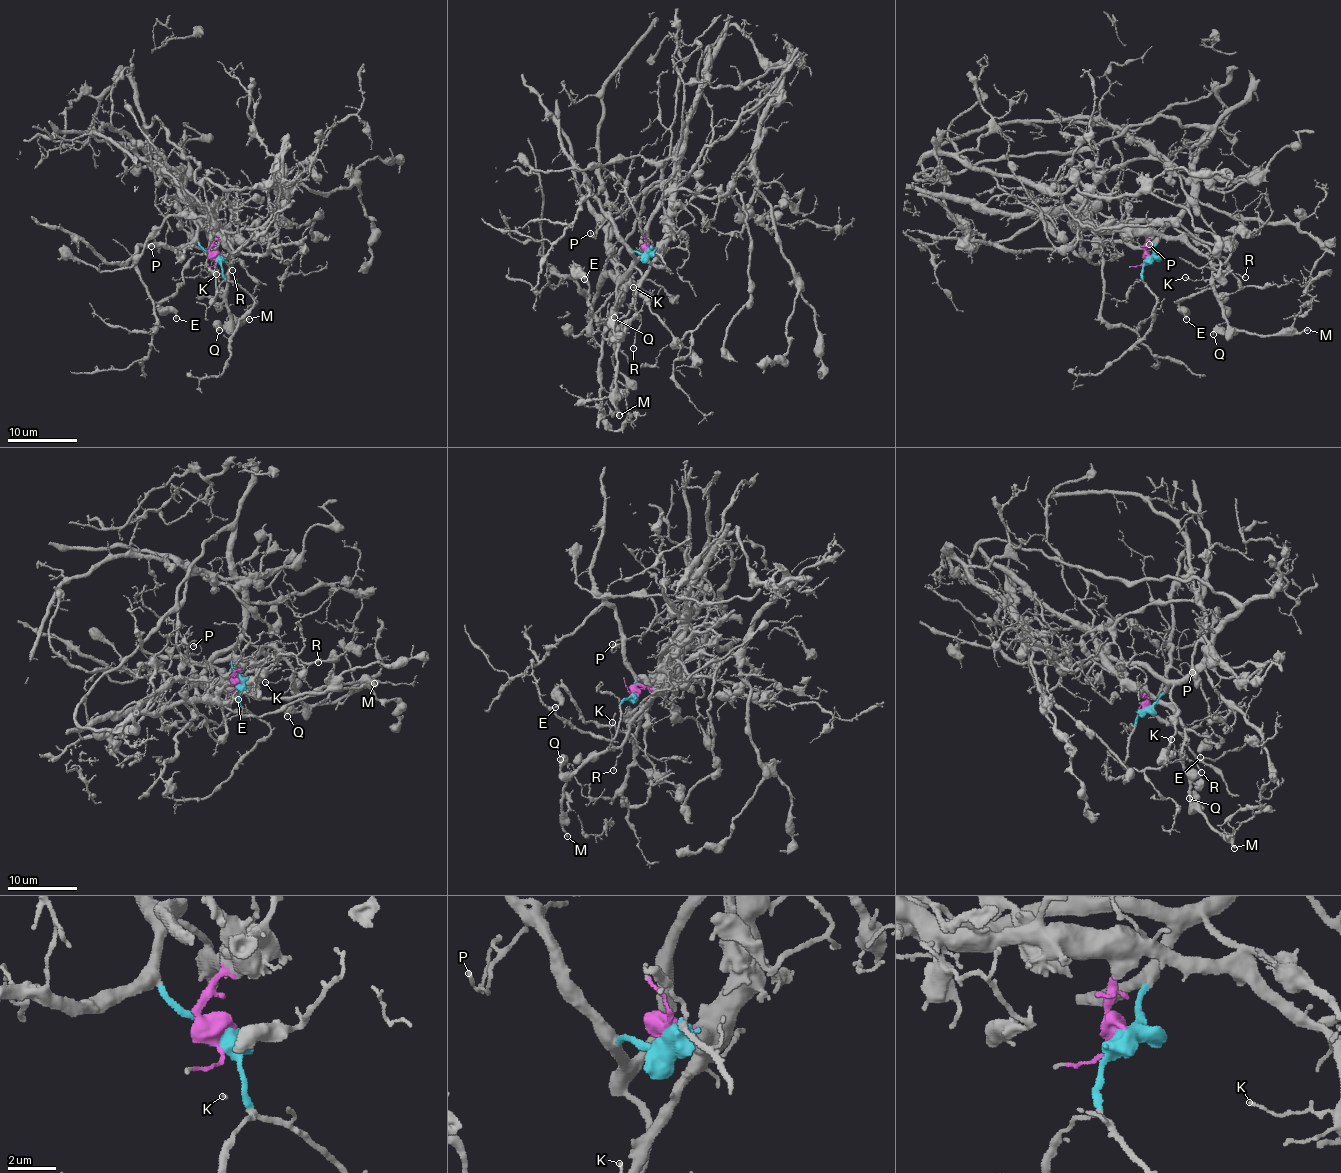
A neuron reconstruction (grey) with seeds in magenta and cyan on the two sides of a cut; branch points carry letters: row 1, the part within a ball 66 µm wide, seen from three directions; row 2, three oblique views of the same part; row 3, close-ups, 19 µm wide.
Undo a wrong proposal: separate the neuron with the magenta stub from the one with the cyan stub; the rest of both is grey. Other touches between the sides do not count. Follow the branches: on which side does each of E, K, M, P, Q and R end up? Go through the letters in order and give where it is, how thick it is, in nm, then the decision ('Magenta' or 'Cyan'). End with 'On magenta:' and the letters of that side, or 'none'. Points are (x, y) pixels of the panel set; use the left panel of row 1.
E: Place: (176, 318). Thickness 190 nm. Magenta
K: Place: (216, 274). Thickness 100 nm. Magenta
M: Place: (249, 319). Thickness 220 nm. Magenta
P: Place: (151, 246). Thickness 110 nm. Cyan
Q: Place: (219, 330). Thickness 200 nm. Magenta
R: Place: (232, 270). Thickness 110 nm. Magenta
On magenta: E, K, M, Q, R

